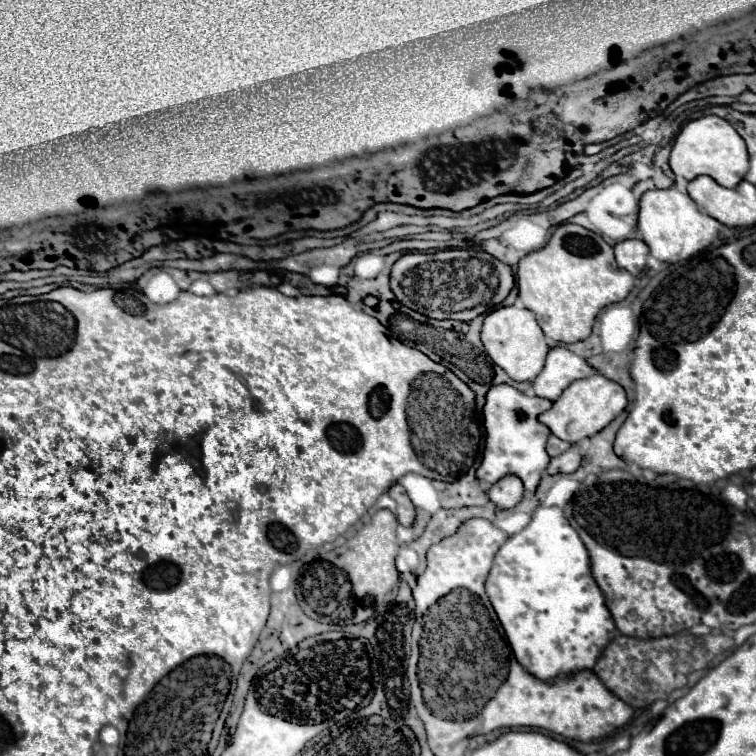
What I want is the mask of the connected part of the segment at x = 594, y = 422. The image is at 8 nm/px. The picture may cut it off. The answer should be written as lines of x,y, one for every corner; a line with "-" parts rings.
596,373
586,379
578,379
566,387
566,391
554,401
552,409
542,413
538,419
544,423
556,437
568,441
568,443
578,443
586,437
596,435
602,431
616,415
620,415
628,405
626,391
620,383

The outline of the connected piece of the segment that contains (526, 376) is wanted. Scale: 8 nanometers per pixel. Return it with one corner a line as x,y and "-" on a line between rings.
518,297
513,305
500,307
484,319
482,343
484,343
486,355
494,361
494,365
502,367
514,381
534,381
536,375
542,371
546,353
550,349
536,321
536,315
528,311

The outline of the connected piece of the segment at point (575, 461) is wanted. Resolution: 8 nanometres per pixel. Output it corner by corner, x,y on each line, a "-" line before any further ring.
572,445
568,451
564,451
562,455
554,457
546,471
550,475
556,475
556,473
574,473
580,467
580,461
582,461
582,455
580,455
578,445

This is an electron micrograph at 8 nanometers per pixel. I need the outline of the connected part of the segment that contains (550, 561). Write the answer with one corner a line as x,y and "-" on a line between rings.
538,507
532,515
532,521
528,513
512,513
510,517
496,521
496,525
512,537
494,557
494,565
486,581
486,593
506,631
516,659
530,673
544,681
550,681
562,673
592,669
604,645
616,637
616,625
604,605
602,591
592,579
590,557
582,539
570,527
560,507

